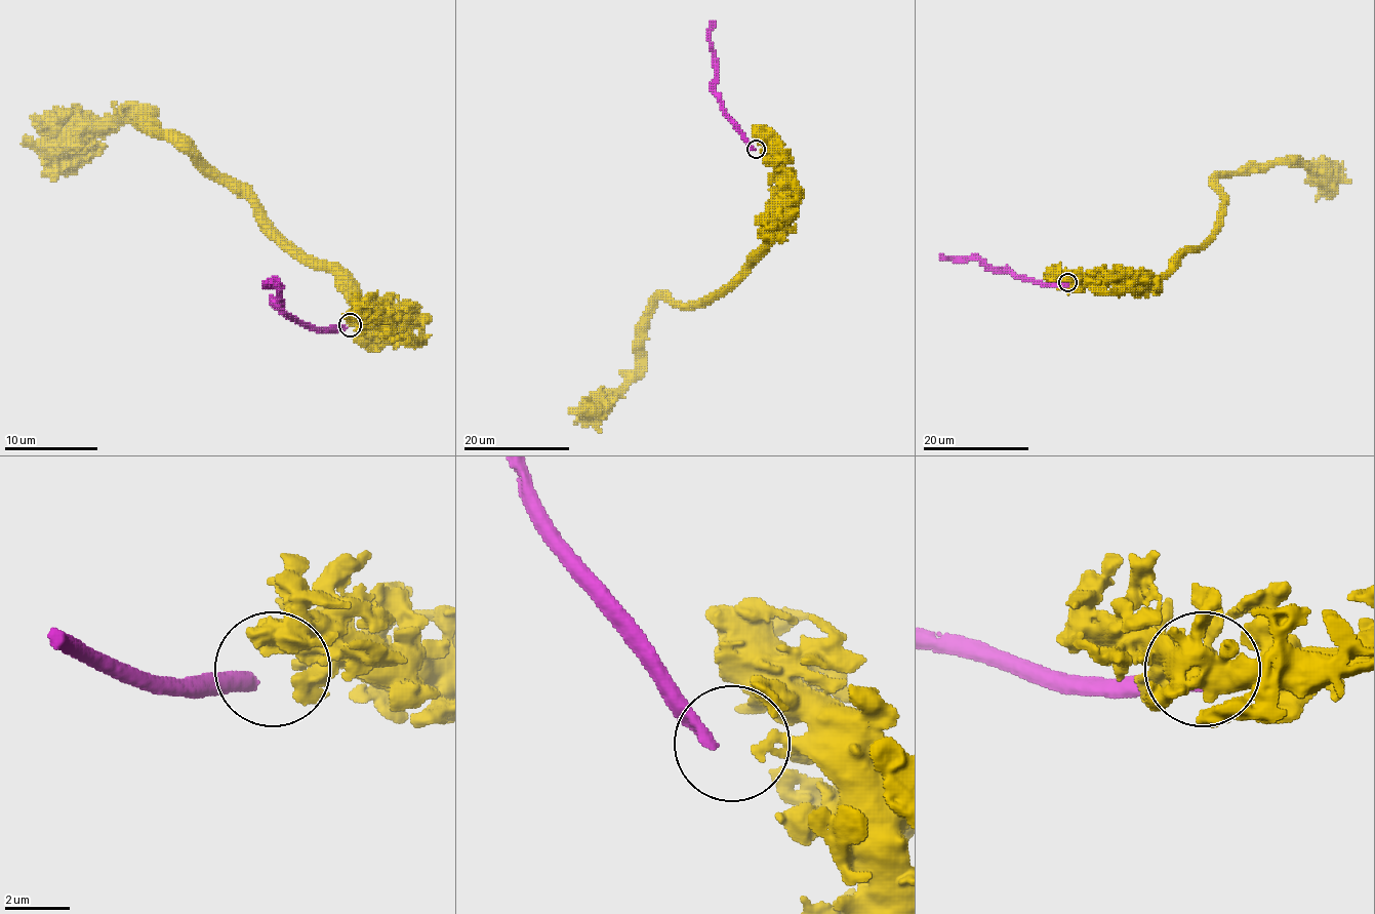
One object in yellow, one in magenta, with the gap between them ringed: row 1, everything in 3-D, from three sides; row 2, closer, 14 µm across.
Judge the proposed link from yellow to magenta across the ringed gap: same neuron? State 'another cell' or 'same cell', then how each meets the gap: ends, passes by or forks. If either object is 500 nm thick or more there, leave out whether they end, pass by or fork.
another cell | yellow ends | magenta ends

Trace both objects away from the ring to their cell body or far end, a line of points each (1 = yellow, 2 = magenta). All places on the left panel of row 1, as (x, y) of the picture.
1: (356, 323), (394, 323), (377, 323), (330, 272), (317, 270), (151, 118), (86, 120), (48, 142), (21, 144)
2: (347, 327), (310, 327), (288, 316), (277, 305), (279, 288), (268, 283), (279, 281)

